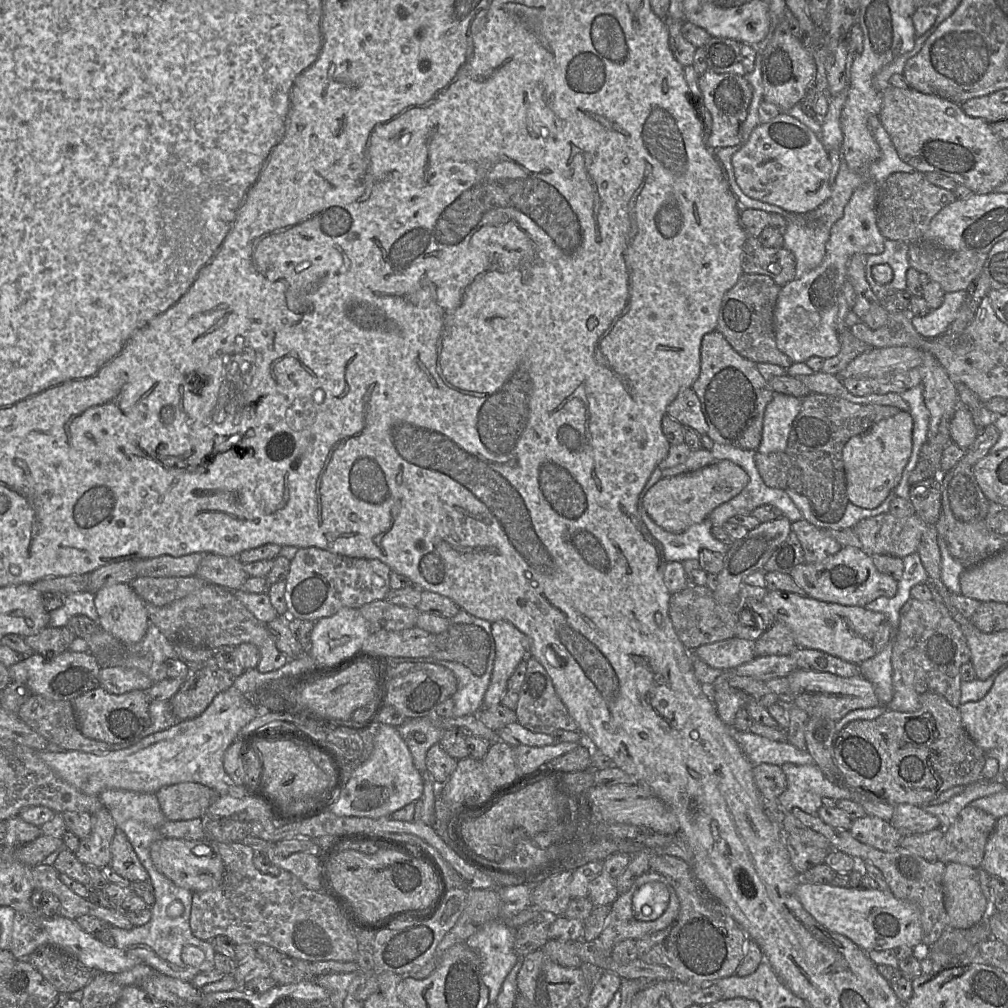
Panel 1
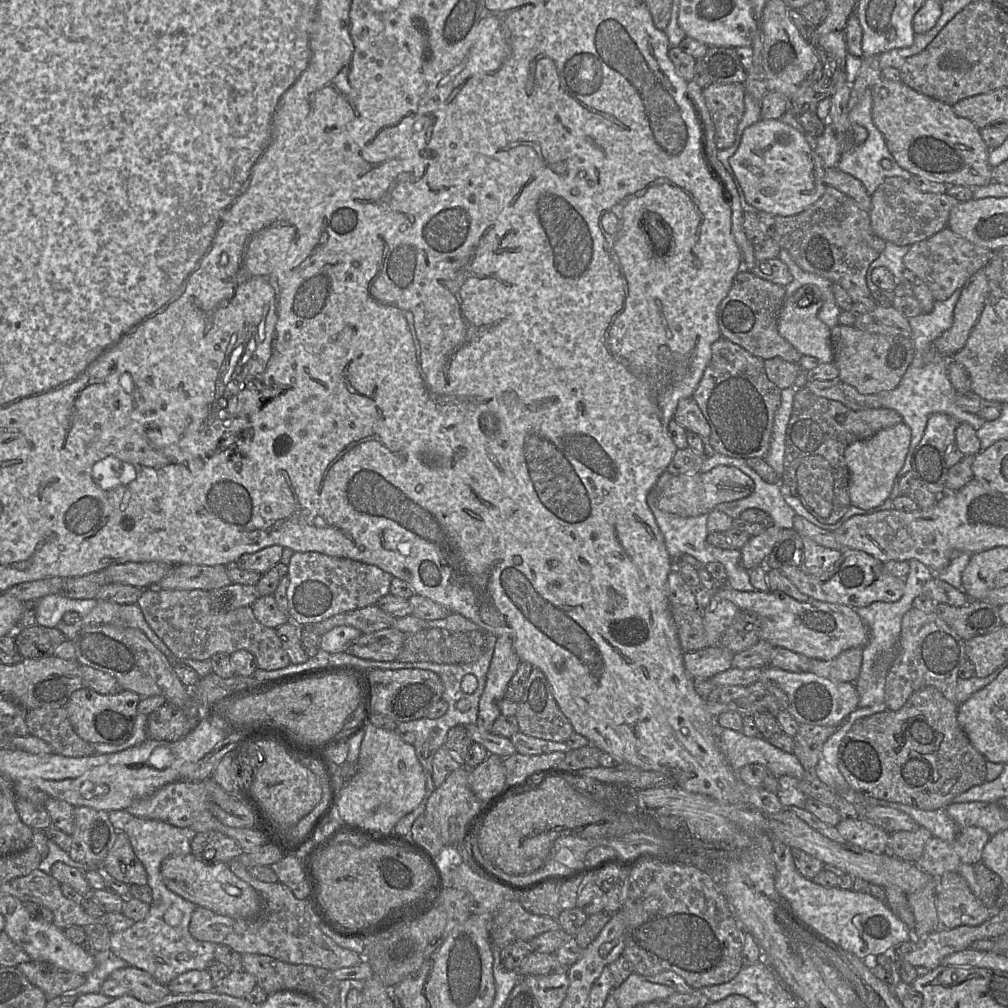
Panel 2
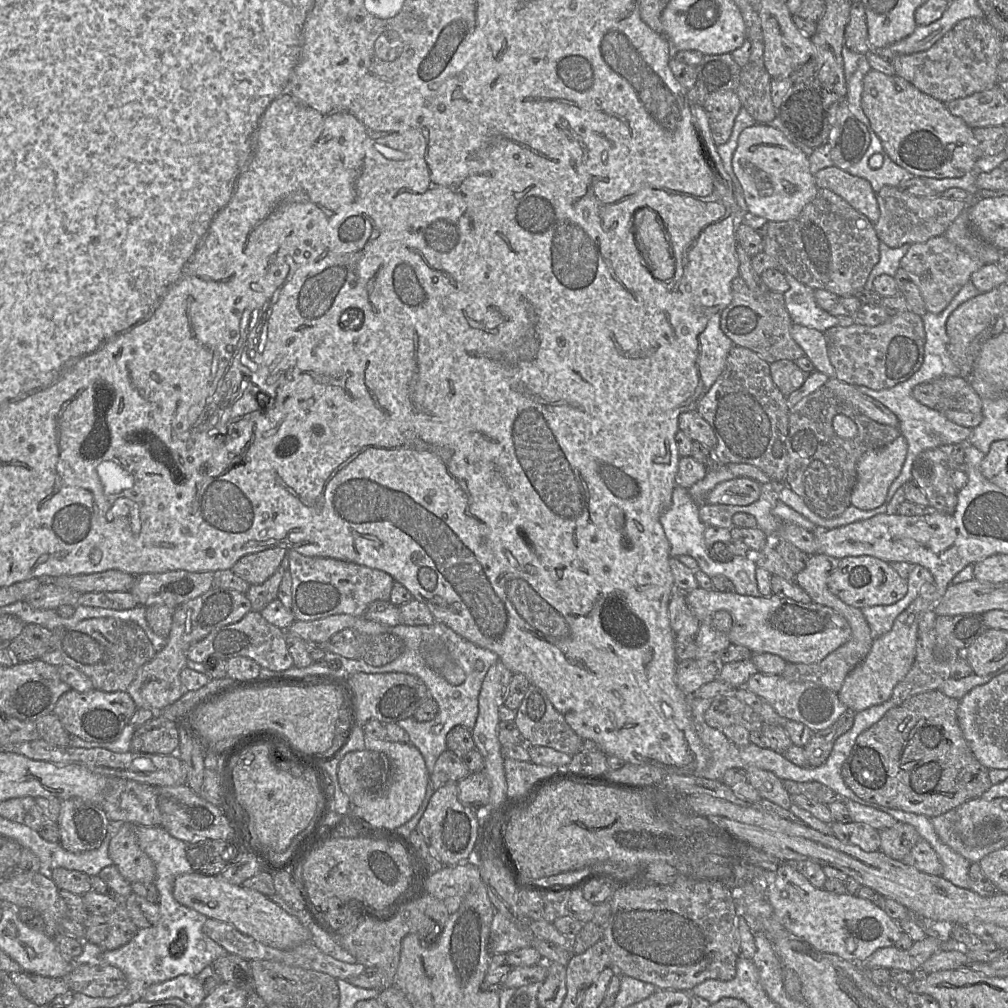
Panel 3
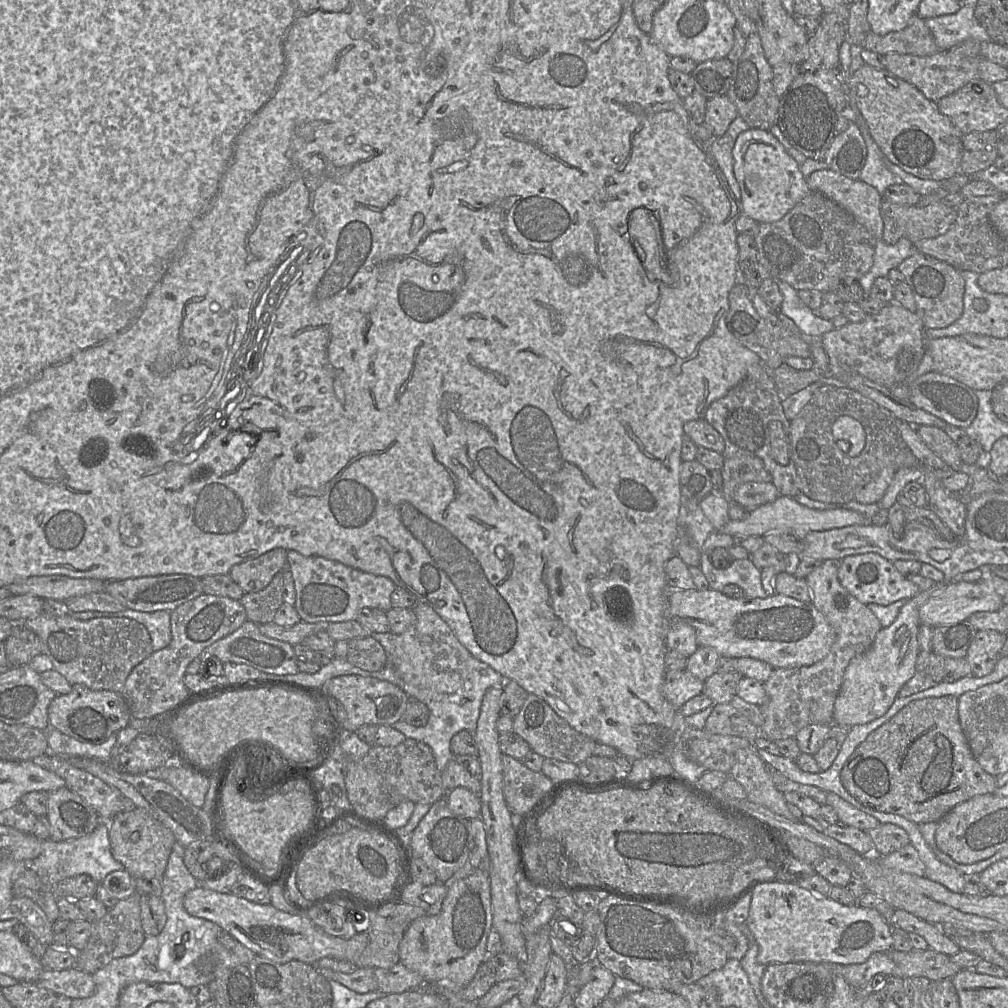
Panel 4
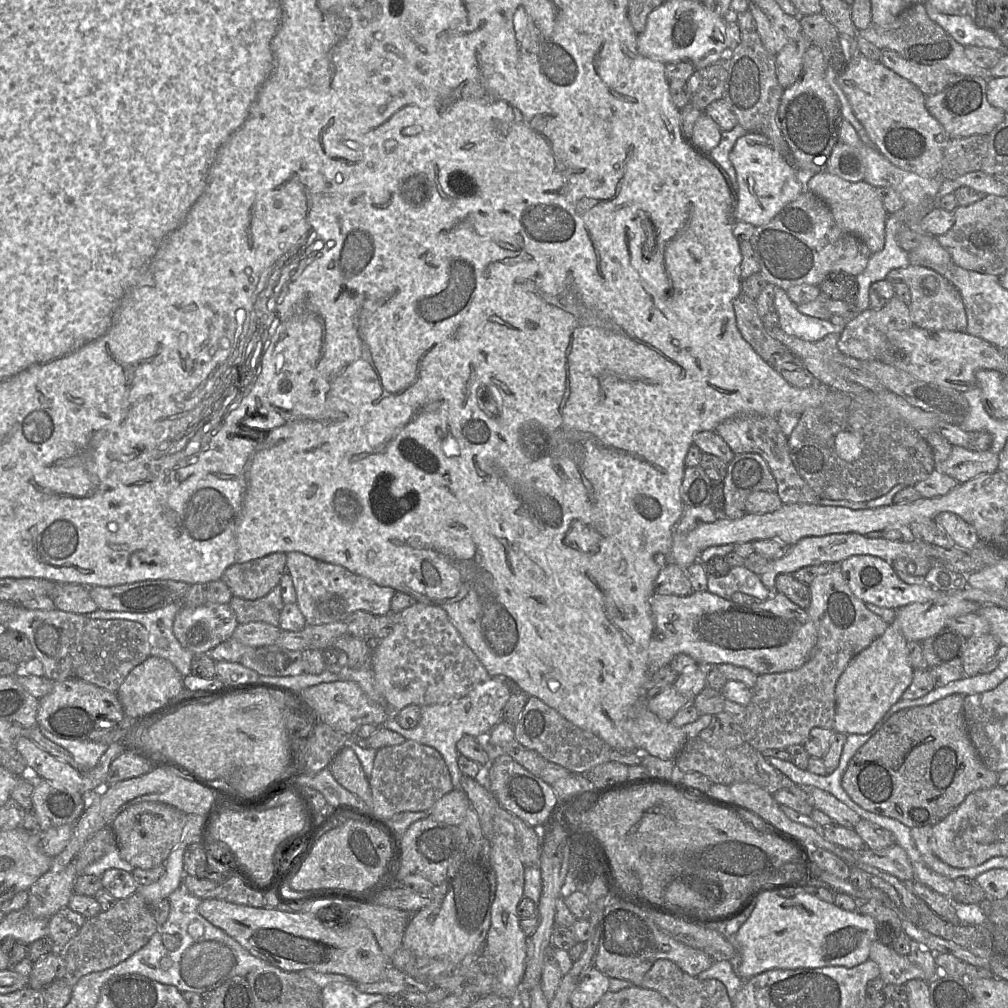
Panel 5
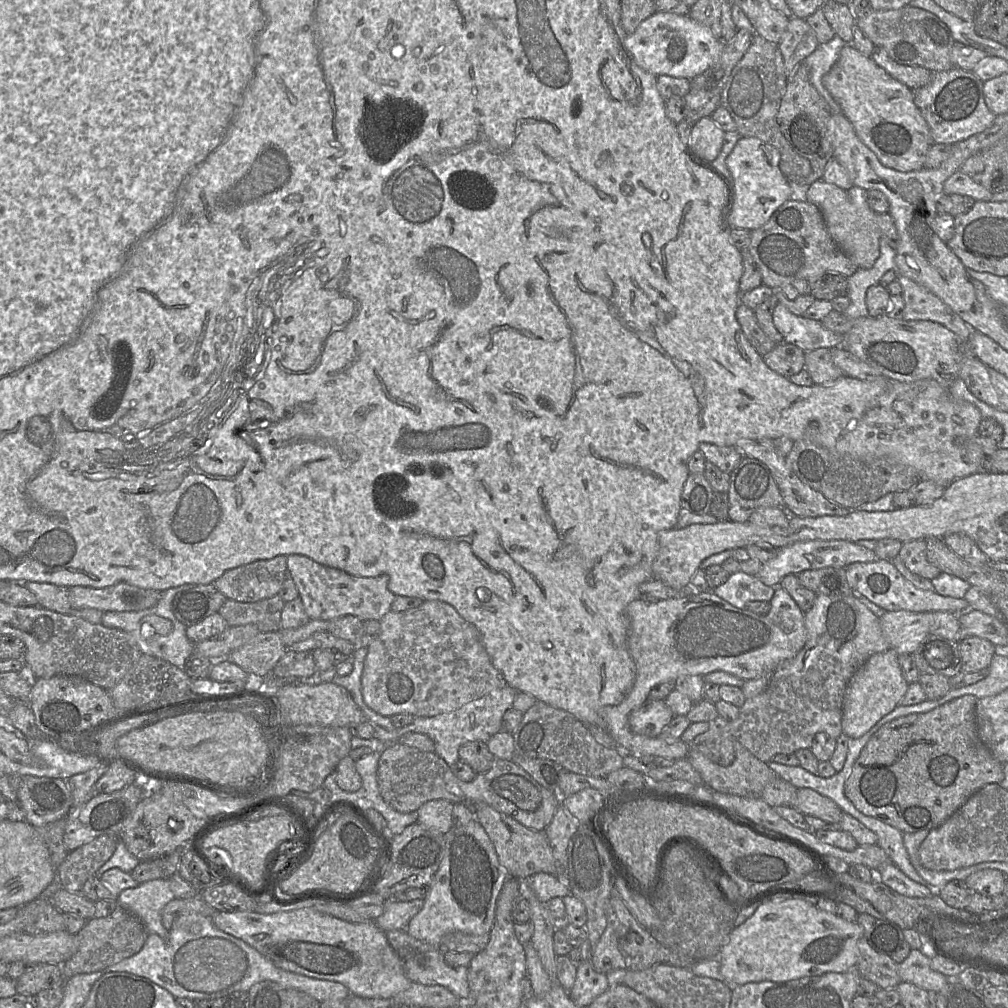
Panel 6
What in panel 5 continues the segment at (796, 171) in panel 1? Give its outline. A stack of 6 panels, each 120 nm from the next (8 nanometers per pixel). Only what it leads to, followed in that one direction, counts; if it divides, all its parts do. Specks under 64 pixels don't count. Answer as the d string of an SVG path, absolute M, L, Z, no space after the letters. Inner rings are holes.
M747 132L739 137L729 153L729 160L736 172L735 221L750 223L754 227L764 225L805 190L796 177L796 169L779 153L771 140L762 134Z

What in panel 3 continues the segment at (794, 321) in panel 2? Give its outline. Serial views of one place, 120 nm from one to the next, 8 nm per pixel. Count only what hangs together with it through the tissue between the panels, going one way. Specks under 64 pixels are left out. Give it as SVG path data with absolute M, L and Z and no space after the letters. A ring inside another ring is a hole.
M793 323L791 336L814 364L815 370L826 374L829 378L835 377L836 373L828 357L824 333Z

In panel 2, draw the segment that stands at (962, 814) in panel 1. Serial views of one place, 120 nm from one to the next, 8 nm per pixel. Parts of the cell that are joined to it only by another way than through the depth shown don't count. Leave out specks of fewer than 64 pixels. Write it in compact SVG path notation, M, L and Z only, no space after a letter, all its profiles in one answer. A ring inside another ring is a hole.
M974 826L960 829L951 842L932 837L914 865L939 879L947 872L956 872L961 864L974 865L980 862L990 837L987 831Z

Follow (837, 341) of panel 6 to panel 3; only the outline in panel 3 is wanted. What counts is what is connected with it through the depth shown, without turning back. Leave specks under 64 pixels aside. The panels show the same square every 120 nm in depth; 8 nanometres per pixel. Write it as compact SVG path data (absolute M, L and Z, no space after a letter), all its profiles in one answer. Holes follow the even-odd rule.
M778 265L778 270L784 275L789 284L789 289L784 293L785 307L791 320L808 328L825 332L831 327L838 325L838 318L821 309L814 298L812 288L797 281L785 268ZM795 295L802 295L802 302L797 304L793 301Z

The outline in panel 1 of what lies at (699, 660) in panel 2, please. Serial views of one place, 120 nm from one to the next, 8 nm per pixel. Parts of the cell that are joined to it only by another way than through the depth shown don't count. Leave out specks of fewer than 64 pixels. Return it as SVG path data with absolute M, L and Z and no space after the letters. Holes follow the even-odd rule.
M735 636L701 645L694 653L710 667L721 670L735 669L755 658L754 642Z

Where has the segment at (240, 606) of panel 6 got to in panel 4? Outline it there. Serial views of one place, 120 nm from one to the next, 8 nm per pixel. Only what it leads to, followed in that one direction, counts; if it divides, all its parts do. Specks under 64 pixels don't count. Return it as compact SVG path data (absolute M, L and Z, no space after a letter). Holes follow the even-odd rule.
M280 571L263 590L244 593L239 601L245 608L247 620L256 624L273 622L277 610L284 603L282 589L283 572Z

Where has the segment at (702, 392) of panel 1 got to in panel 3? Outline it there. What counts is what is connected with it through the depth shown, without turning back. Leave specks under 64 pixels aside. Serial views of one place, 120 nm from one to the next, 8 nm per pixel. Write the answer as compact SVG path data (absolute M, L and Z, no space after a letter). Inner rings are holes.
M733 346L723 371L700 399L696 410L716 435L717 445L713 454L722 464L751 464L760 468L772 481L786 485L788 453L785 441L789 429L789 408L786 396L771 377L768 362L748 348ZM776 441L784 443L781 457L772 453Z

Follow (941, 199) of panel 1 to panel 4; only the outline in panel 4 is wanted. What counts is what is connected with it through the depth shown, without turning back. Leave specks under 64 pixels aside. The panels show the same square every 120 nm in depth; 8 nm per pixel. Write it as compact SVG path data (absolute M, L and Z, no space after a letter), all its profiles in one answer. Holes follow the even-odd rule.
M883 198L880 209L883 219L881 240L887 244L895 244L903 237L913 244L934 238L947 232L957 218L957 208L948 207L942 202L906 206Z

